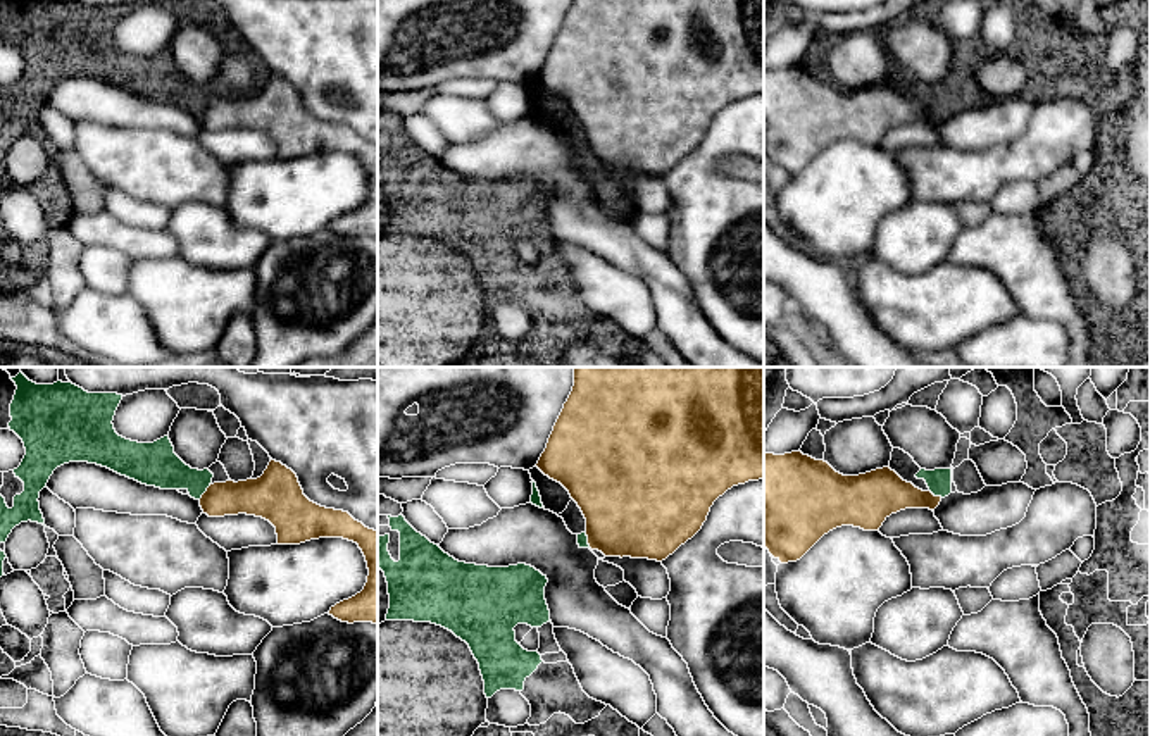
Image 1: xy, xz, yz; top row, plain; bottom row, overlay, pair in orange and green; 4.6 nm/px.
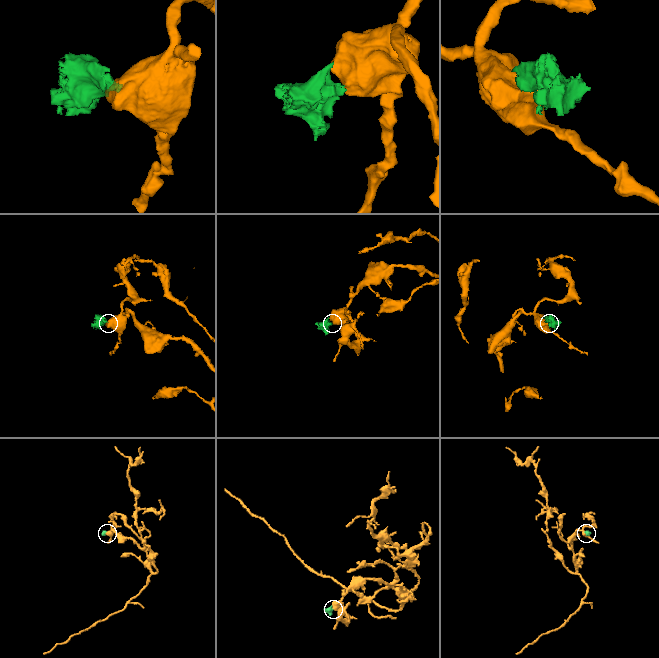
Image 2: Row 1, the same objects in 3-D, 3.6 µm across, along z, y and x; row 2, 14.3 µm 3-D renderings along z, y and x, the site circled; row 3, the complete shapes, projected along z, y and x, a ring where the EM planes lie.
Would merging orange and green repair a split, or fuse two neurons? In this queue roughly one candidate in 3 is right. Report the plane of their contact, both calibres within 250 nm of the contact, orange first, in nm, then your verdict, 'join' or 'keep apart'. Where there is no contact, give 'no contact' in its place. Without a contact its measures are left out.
contact in xy; calibres 180 and 190 nm; keep apart

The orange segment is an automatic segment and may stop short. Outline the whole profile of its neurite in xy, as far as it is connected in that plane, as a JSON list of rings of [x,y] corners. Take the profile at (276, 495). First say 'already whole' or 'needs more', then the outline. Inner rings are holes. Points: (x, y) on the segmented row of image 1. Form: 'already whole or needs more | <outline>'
already whole | [[[271,458],[257,479],[214,483],[200,498],[209,517],[255,515],[276,527],[278,545],[300,545],[319,538],[343,538],[362,550],[369,576],[364,589],[331,607],[341,622],[378,624],[378,531],[366,527],[348,512],[310,502],[297,474]]]

